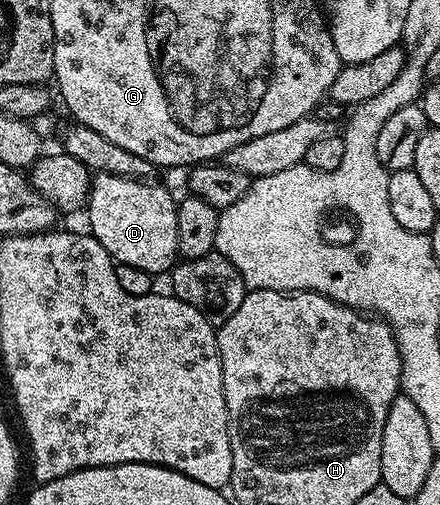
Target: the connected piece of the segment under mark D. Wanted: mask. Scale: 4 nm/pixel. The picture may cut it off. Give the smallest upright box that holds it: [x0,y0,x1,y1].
[87,174,178,277]

